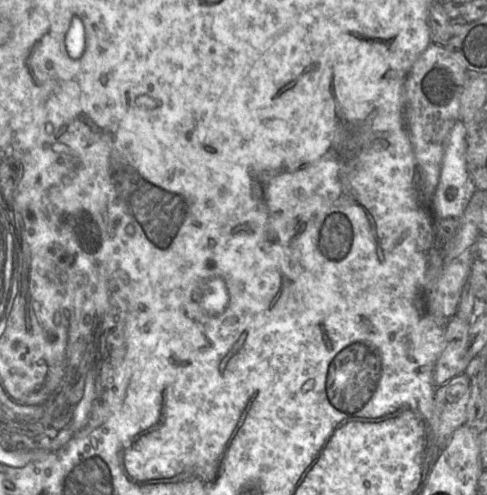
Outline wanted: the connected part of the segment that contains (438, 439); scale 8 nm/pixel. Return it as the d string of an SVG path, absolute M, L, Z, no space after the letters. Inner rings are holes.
M460 374L436 387L431 417L434 452L440 452L453 433L466 424L470 394L471 379L467 374Z

